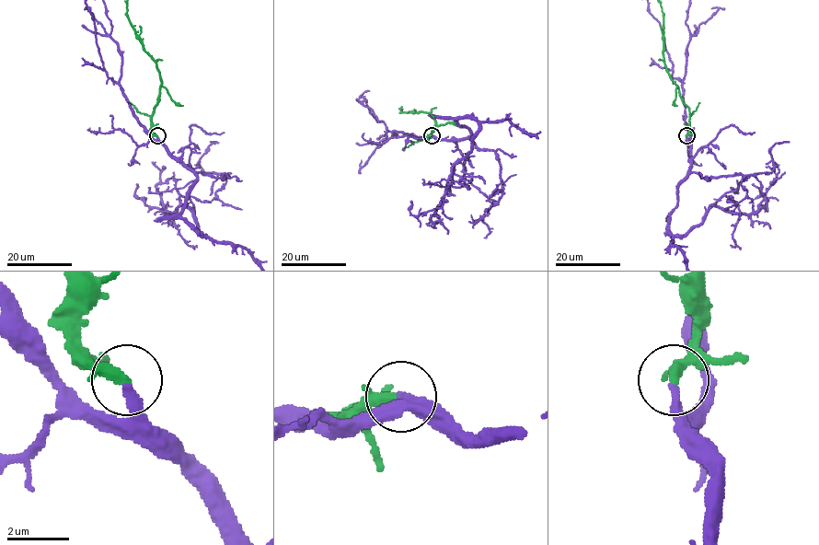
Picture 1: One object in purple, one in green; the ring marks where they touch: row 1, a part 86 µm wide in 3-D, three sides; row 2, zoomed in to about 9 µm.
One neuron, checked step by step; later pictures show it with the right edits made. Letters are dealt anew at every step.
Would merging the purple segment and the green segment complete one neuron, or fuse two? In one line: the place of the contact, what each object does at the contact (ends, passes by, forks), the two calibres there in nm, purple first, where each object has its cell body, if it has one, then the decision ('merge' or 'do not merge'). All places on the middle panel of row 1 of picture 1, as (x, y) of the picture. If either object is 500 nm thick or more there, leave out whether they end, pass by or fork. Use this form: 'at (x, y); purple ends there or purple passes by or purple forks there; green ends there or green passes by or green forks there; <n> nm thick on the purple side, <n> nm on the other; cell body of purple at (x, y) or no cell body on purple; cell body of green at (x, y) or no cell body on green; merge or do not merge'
at (432, 135); purple ends there; green passes by; 300 nm thick on the purple side, 240 nm on the other; no cell body on purple; no cell body on green; merge

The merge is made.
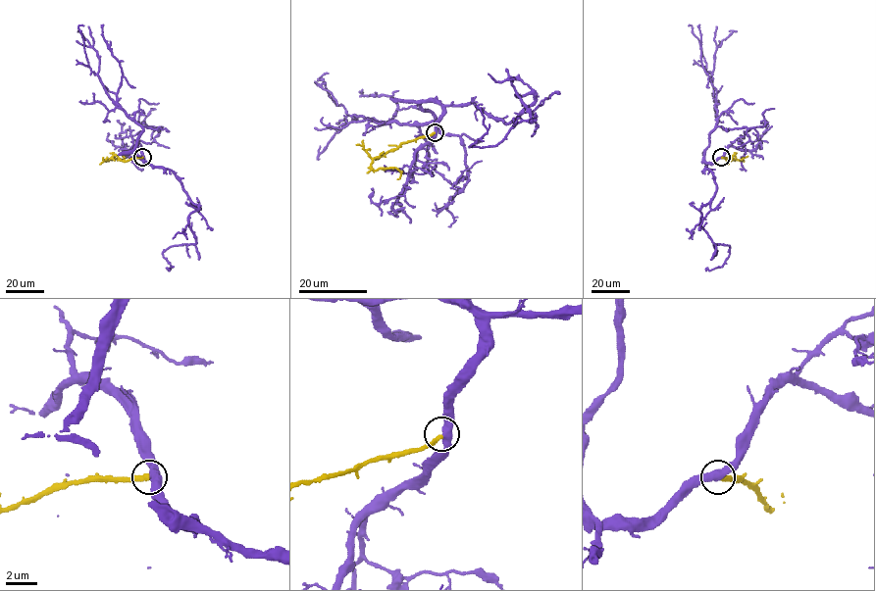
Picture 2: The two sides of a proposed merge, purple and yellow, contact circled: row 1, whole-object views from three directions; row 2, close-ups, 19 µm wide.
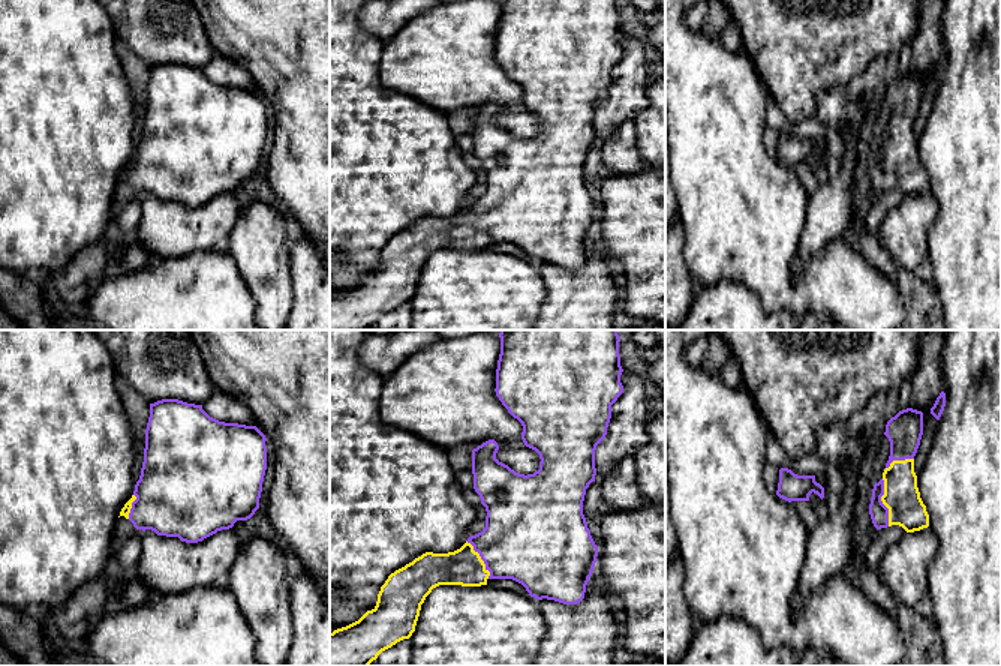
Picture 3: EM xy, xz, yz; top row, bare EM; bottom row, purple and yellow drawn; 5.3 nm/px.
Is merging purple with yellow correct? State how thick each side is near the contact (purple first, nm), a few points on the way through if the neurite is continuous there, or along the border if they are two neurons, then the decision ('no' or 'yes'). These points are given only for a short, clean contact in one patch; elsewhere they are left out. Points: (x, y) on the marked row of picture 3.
100/190 nm | yes

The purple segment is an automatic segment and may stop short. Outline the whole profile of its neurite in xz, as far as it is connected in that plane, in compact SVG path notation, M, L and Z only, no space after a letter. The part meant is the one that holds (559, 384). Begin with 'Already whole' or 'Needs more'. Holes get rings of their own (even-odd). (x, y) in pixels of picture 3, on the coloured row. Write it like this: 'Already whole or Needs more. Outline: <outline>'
Needs more. Outline: M500 330L500 354L496 369L496 396L521 426L526 447L539 454L539 470L518 474L496 459L499 446L489 440L472 450L474 489L486 507L486 528L448 554L426 552L388 576L376 606L358 621L330 633L330 666L369 666L378 656L415 632L421 604L439 585L481 586L489 579L512 579L536 600L577 604L584 598L598 546L583 514L586 489L595 482L595 450L605 438L611 405L623 393L617 330Z

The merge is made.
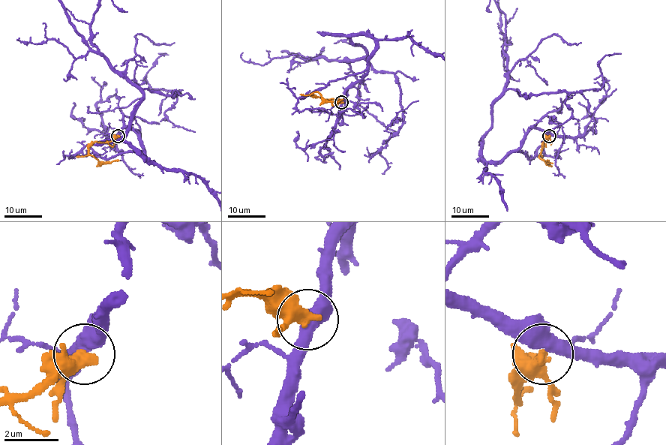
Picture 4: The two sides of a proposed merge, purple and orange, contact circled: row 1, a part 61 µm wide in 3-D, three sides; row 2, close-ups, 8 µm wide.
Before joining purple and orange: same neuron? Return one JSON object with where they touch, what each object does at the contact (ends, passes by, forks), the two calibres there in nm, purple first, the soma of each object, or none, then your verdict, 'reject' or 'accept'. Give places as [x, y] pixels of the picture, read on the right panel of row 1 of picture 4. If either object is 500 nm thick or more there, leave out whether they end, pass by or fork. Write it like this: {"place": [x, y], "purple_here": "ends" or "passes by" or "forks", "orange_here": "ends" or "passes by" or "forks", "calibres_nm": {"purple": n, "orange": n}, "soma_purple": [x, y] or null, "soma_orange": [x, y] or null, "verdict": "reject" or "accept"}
{"place": [549, 136], "purple_here": "passes by", "orange_here": "passes by", "calibres_nm": {"purple": 480, "orange": 340}, "soma_purple": null, "soma_orange": null, "verdict": "reject"}

